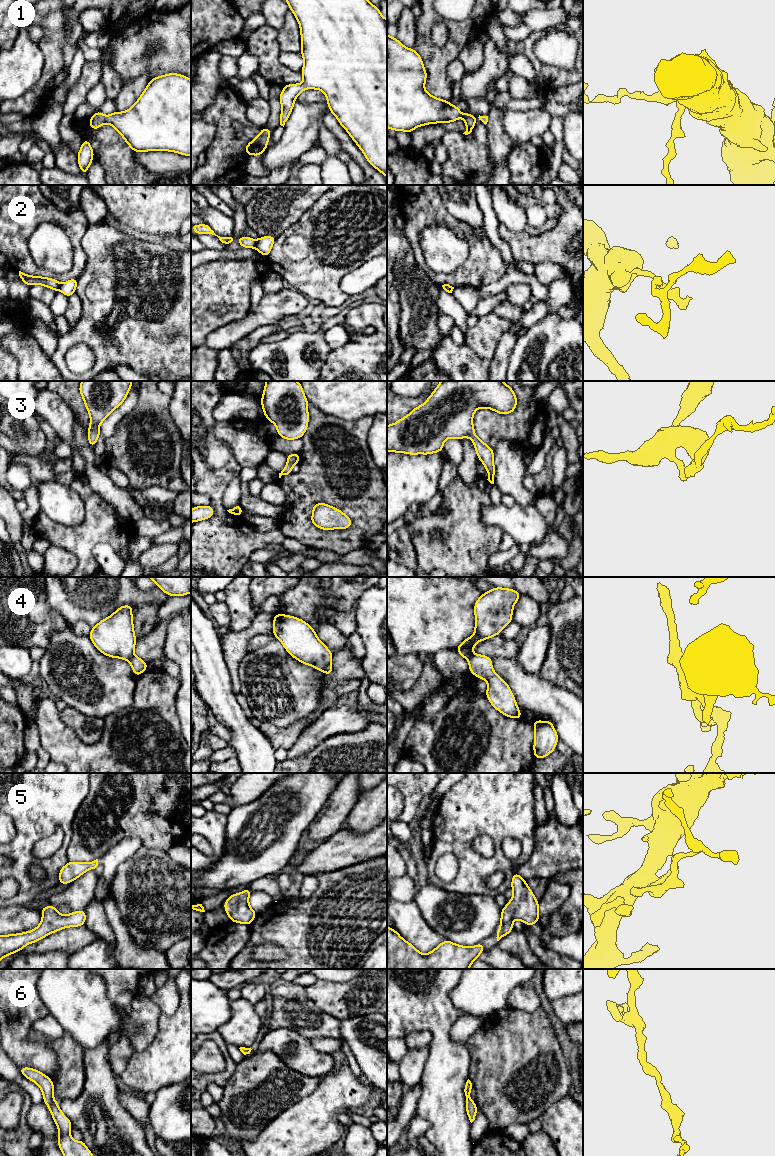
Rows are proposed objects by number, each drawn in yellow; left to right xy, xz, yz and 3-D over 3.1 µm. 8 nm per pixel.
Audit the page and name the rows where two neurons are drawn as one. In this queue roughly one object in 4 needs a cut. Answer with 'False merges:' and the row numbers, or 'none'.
False merges: 2, 4

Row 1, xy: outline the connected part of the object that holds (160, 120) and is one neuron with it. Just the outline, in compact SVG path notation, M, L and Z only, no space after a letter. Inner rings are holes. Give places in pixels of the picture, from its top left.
M169 73L150 80L136 103L124 112L105 116L96 111L89 126L96 130L109 123L124 138L133 152L170 151L191 156L191 80Z

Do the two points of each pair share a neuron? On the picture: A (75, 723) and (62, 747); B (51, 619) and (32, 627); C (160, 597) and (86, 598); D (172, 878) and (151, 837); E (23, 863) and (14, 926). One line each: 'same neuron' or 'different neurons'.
A: different neurons
B: same neuron
C: same neuron
D: different neurons
E: different neurons

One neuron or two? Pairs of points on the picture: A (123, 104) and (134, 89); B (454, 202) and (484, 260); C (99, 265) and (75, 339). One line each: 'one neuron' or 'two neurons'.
A: one neuron
B: two neurons
C: one neuron

